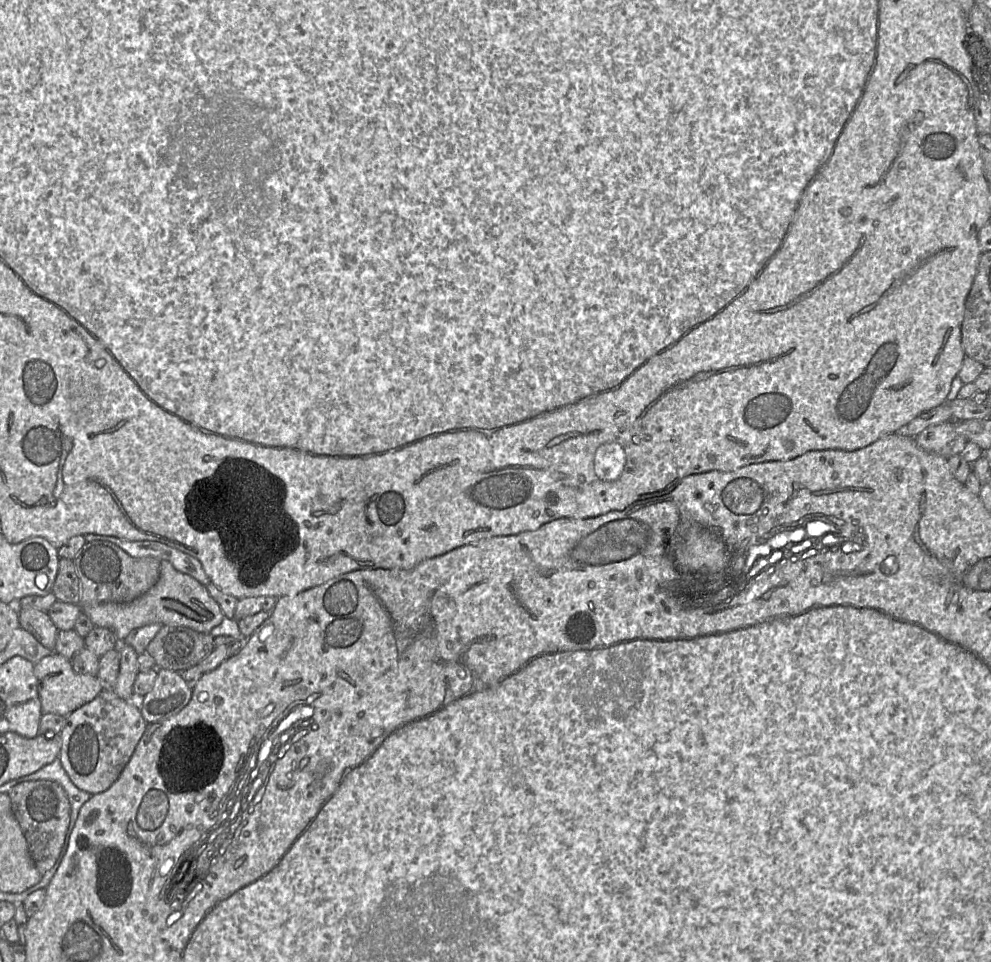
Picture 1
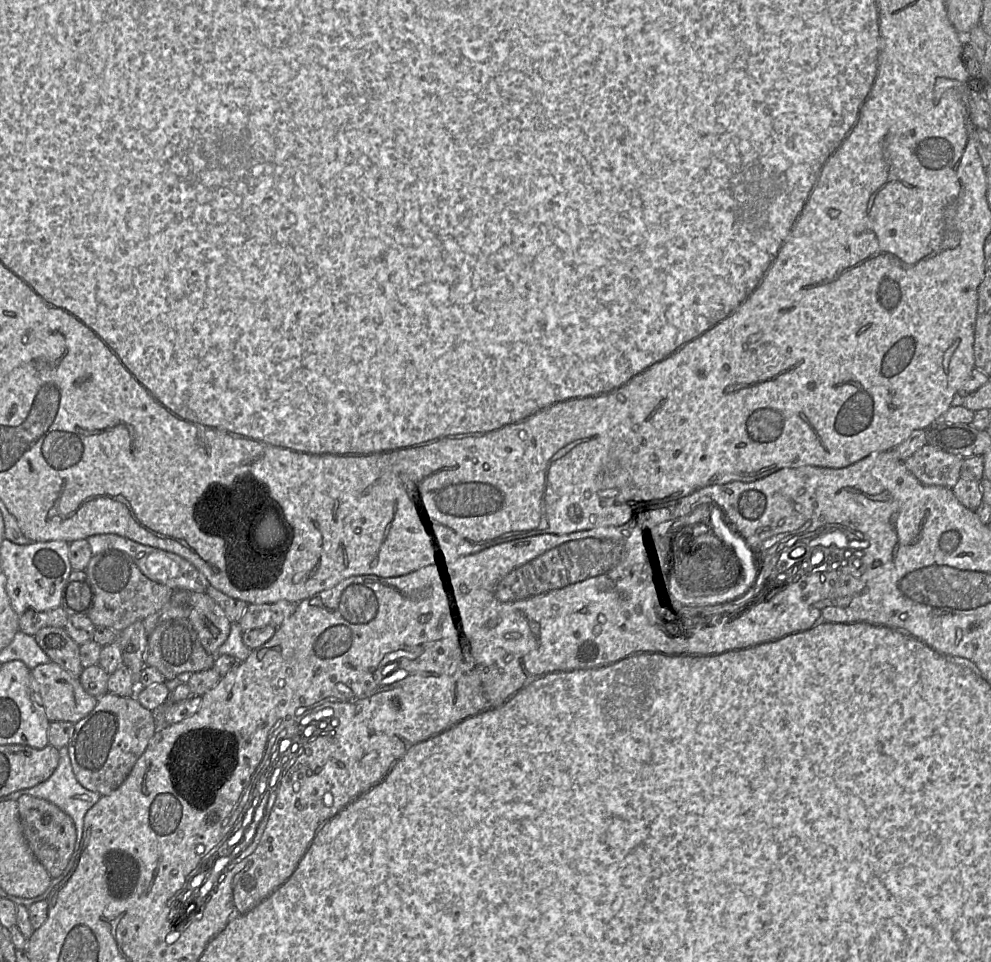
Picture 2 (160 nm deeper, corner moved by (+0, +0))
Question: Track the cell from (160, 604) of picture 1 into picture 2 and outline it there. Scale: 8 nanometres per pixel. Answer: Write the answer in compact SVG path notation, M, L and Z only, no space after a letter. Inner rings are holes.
M191 592L188 607L188 620L200 643L215 657L229 636L230 620L223 609L205 592Z

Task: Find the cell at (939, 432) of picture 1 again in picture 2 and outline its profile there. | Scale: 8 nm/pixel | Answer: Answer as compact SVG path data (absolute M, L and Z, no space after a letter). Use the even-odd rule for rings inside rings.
M925 444L904 461L907 470L924 485L952 489L960 478L963 459Z

